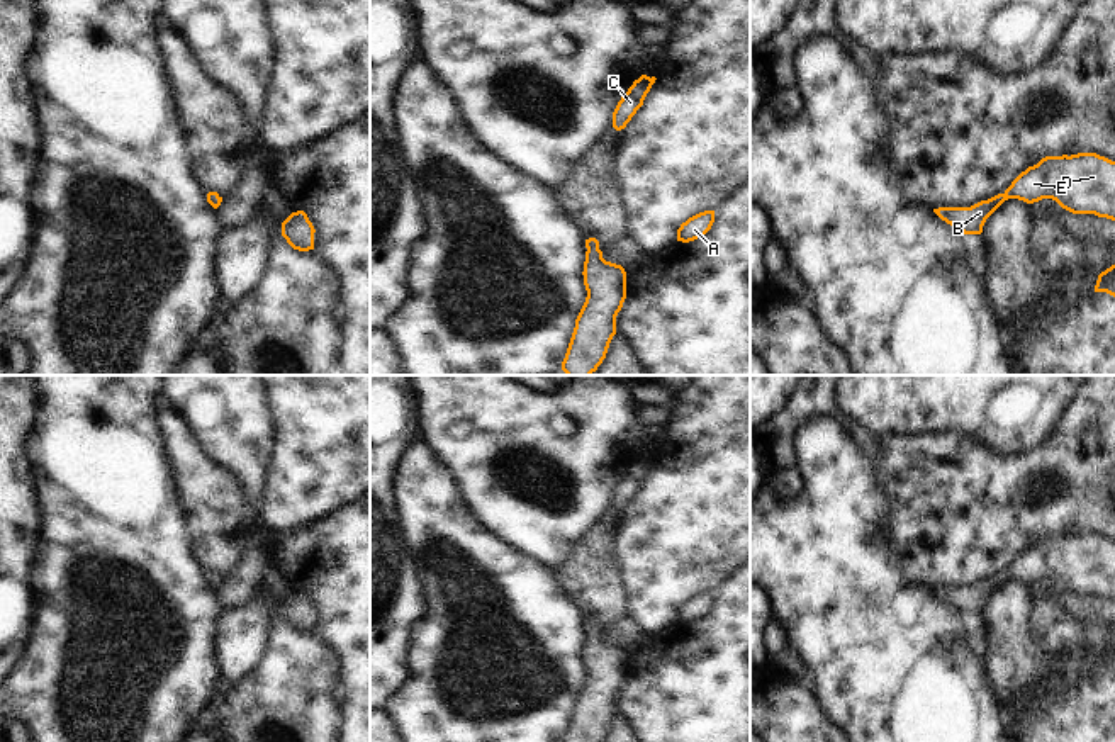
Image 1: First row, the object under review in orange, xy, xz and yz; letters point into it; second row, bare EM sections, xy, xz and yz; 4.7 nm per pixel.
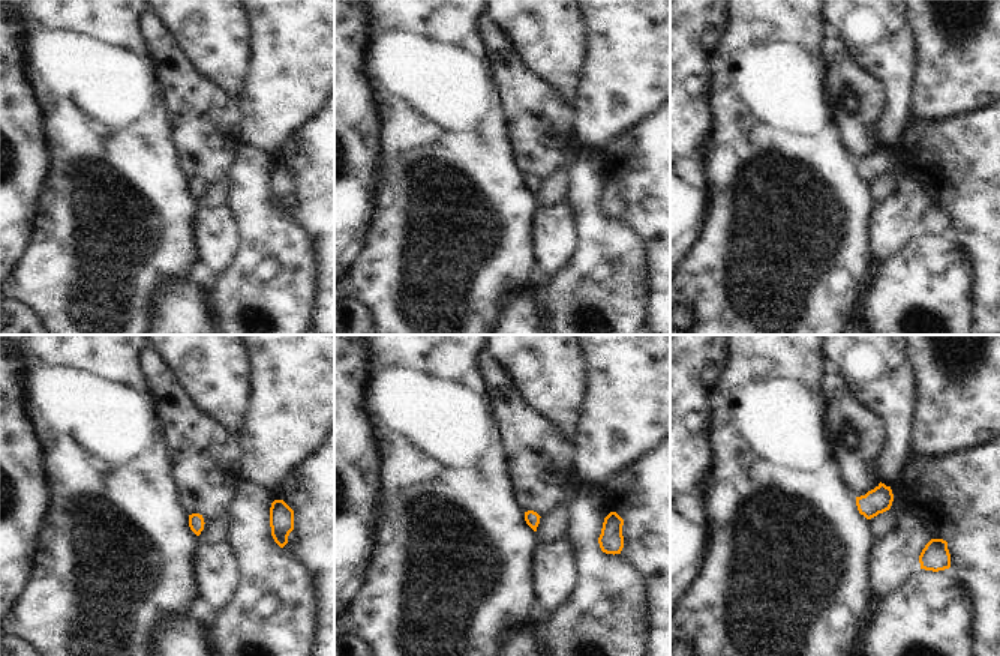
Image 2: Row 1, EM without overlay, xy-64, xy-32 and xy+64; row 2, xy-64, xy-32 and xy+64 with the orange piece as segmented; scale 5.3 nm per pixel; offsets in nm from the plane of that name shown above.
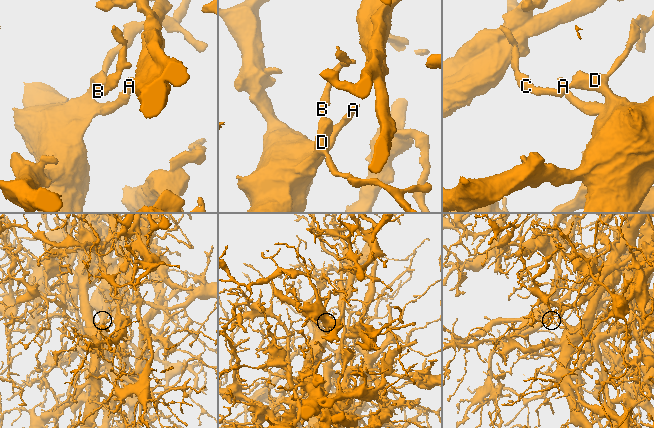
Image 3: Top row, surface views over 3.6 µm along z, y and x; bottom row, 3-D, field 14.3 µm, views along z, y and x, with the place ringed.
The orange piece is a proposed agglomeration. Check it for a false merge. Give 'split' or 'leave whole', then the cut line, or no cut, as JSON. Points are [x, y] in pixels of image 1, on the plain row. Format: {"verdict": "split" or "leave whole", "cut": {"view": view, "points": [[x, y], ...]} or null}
{"verdict": "leave whole", "cut": null}

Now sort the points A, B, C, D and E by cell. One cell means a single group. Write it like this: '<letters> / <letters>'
A B C D E

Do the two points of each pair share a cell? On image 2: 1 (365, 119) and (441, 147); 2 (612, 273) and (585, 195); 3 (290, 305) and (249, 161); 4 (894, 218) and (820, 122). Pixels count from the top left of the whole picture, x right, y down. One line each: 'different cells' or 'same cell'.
1: different cells
2: same cell
3: same cell
4: different cells

